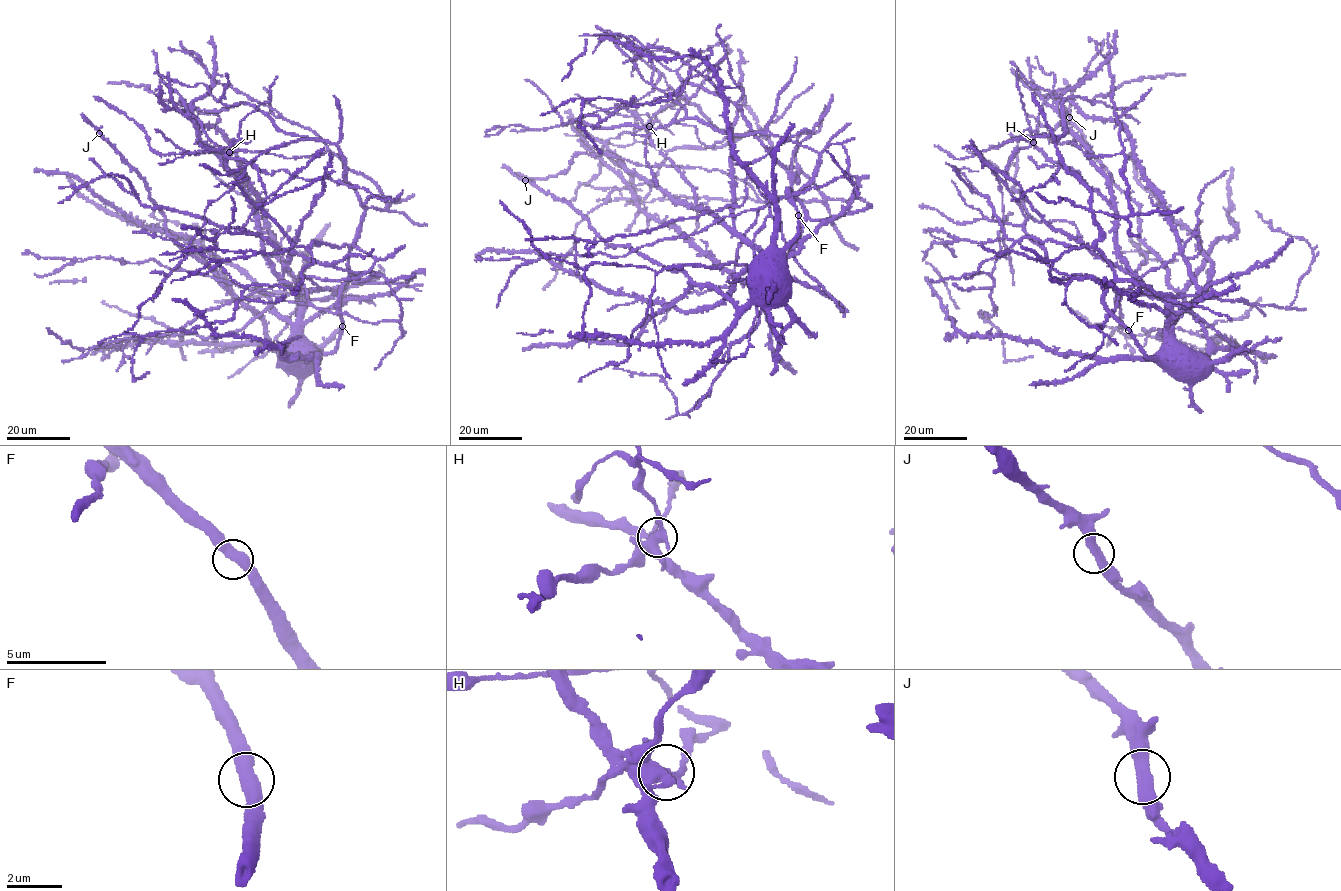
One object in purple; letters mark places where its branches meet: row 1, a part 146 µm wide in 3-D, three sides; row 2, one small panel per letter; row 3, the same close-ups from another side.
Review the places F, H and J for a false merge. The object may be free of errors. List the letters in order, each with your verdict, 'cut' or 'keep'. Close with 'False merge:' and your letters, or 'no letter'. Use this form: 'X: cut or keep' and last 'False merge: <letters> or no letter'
F: keep
H: cut
J: keep
False merge: H

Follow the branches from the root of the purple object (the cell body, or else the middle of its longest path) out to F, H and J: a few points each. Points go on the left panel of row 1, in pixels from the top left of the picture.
F: (300, 351), (330, 353), (335, 349), (342, 326)
H: (300, 351), (294, 346), (304, 296), (275, 272), (265, 253), (259, 197), (245, 177), (226, 167), (229, 153)
J: (300, 351), (276, 350), (264, 323), (176, 242), (147, 184), (99, 133)

